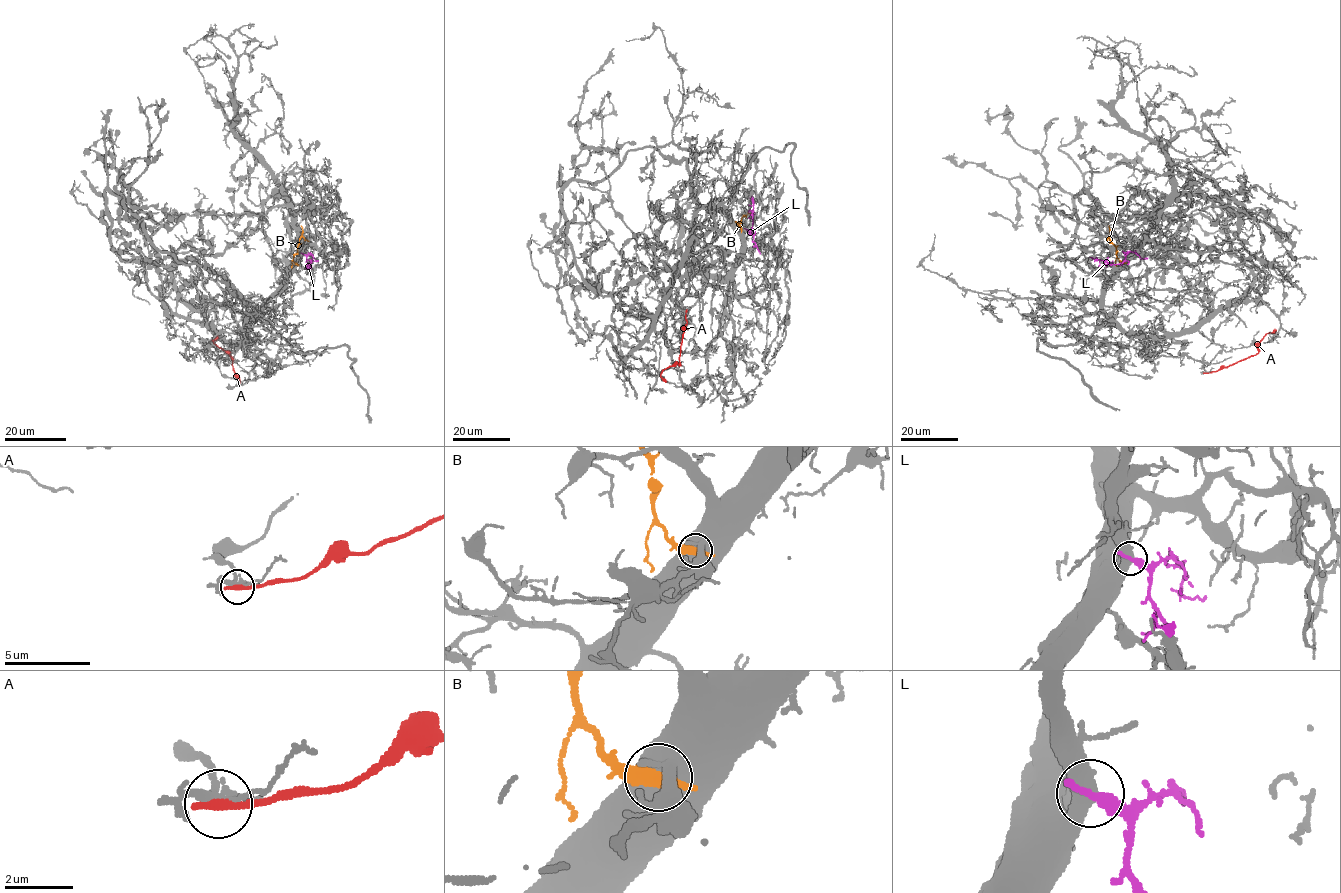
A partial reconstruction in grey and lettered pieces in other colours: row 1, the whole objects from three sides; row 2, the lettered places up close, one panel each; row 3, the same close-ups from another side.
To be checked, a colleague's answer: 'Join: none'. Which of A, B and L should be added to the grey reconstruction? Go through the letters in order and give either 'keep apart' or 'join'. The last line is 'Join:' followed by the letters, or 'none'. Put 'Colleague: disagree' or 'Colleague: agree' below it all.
A: keep apart
B: keep apart
L: keep apart
Join: none
Colleague: agree

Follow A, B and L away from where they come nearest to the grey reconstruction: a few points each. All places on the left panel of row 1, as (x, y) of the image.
A: (239, 382), (232, 358), (212, 340), (218, 336)
B: (298, 265), (293, 259), (302, 232), (301, 225)
L: (303, 254), (310, 267), (309, 259)

